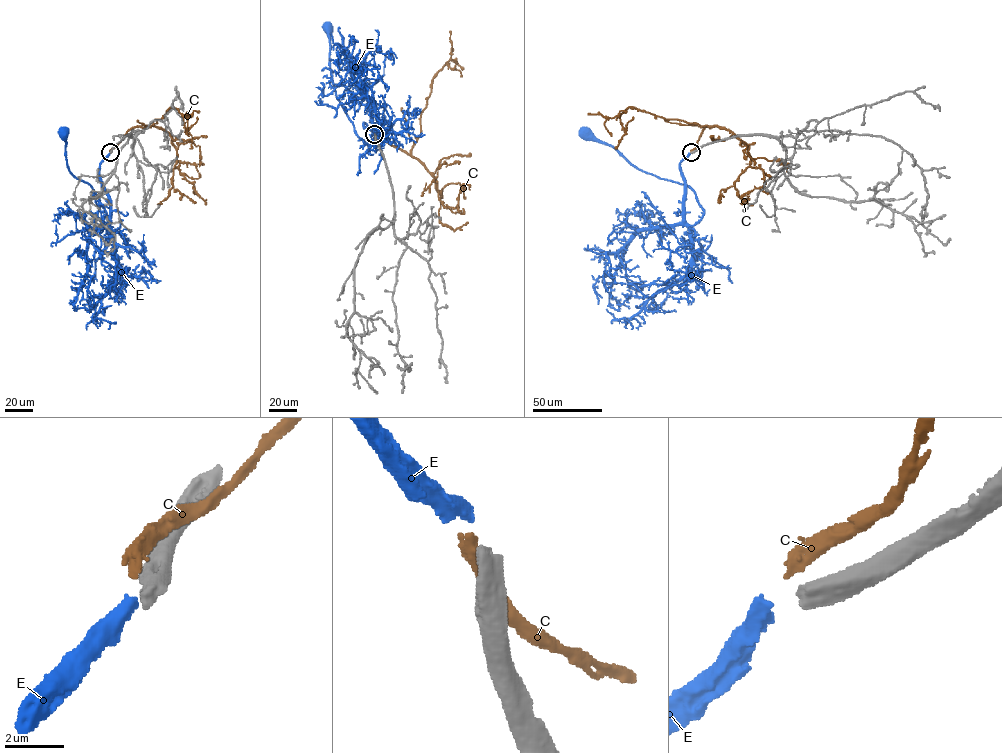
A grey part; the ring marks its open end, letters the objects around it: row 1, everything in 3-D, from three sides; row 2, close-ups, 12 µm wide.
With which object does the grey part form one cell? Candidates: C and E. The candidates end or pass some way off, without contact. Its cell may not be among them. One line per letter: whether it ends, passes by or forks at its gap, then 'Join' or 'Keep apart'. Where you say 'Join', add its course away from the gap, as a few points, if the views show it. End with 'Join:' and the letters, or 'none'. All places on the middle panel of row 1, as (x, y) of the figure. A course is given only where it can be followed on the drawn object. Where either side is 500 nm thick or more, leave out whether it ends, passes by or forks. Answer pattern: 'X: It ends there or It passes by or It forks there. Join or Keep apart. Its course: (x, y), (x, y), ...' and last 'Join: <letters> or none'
C: Keep apart
E: Keep apart
Join: none

